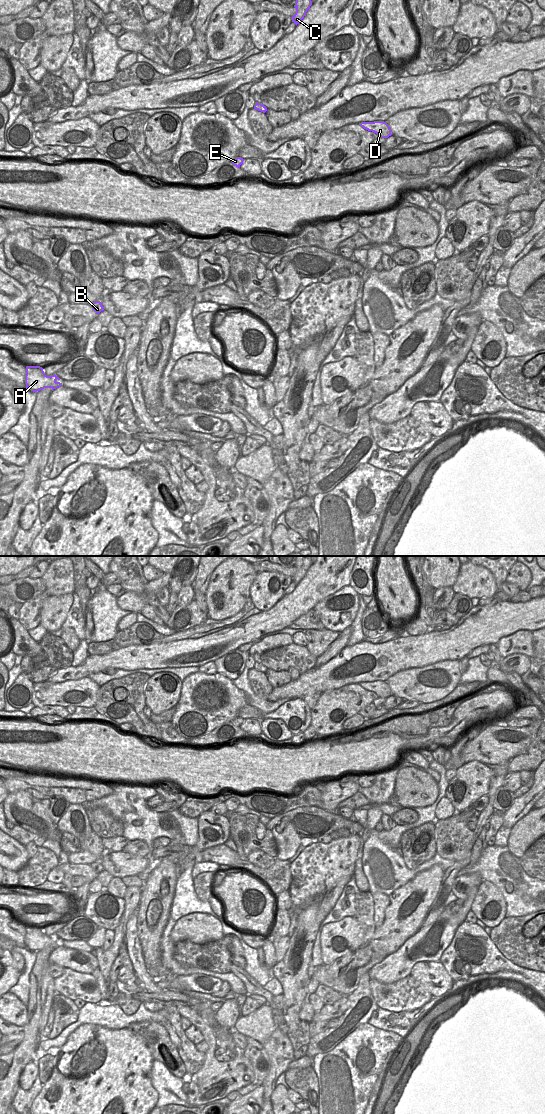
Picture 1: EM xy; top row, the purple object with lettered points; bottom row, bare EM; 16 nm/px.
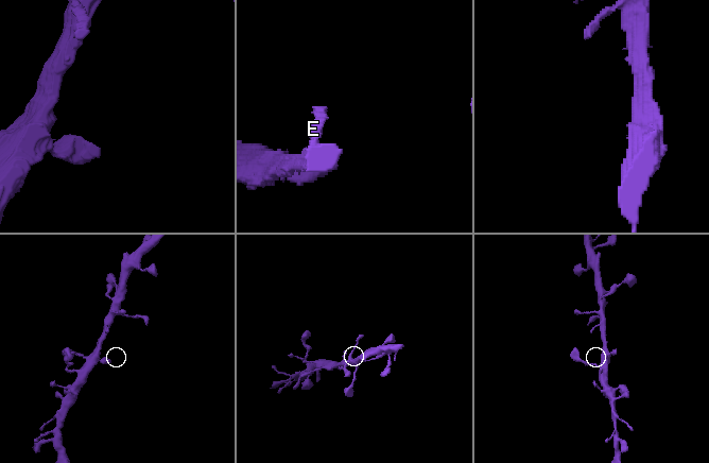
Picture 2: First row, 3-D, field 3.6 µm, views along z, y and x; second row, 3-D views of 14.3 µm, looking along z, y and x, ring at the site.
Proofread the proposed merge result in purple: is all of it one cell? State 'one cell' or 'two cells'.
one cell

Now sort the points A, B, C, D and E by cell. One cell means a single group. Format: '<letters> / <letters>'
A B C D E

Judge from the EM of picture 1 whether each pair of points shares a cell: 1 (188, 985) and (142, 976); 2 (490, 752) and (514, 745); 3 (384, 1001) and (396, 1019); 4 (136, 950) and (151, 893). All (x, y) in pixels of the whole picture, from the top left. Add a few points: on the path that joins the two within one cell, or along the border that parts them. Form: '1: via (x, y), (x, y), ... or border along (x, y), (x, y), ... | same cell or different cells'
1: border along (154, 978), (155, 982), (162, 989) | different cells
2: via (496, 746), (508, 745) | same cell
3: border along (379, 1007), (392, 1011), (414, 1010) | different cells
4: border along (136, 917), (136, 933), (145, 963) | different cells

